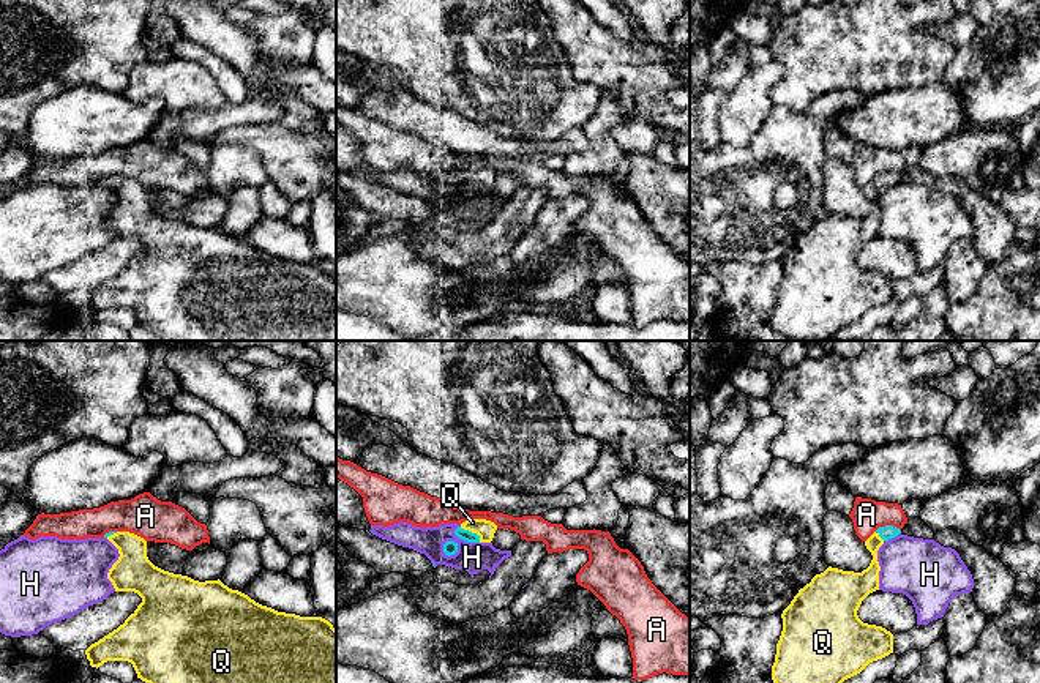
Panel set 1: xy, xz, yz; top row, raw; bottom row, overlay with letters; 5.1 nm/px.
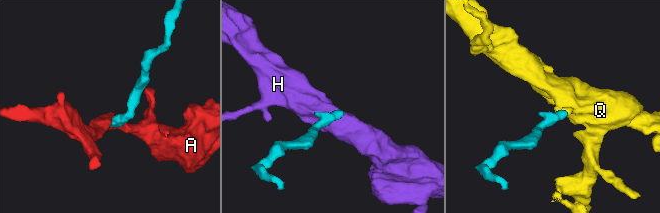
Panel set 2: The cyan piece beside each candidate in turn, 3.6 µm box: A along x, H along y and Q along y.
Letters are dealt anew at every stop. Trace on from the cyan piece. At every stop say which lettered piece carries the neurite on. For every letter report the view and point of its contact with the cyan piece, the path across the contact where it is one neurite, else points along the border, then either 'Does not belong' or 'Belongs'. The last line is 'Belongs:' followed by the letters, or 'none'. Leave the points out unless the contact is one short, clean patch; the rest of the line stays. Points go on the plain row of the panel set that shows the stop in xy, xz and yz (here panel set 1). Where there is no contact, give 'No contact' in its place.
A: Touches cyan at yz (887, 172). Does not belong
H: Touches cyan at xz (456, 196). Does not belong
Q: Touches cyan at xz (471, 179). Path across: xz (466, 182), (471, 179), (485, 175). Belongs
Belongs: Q

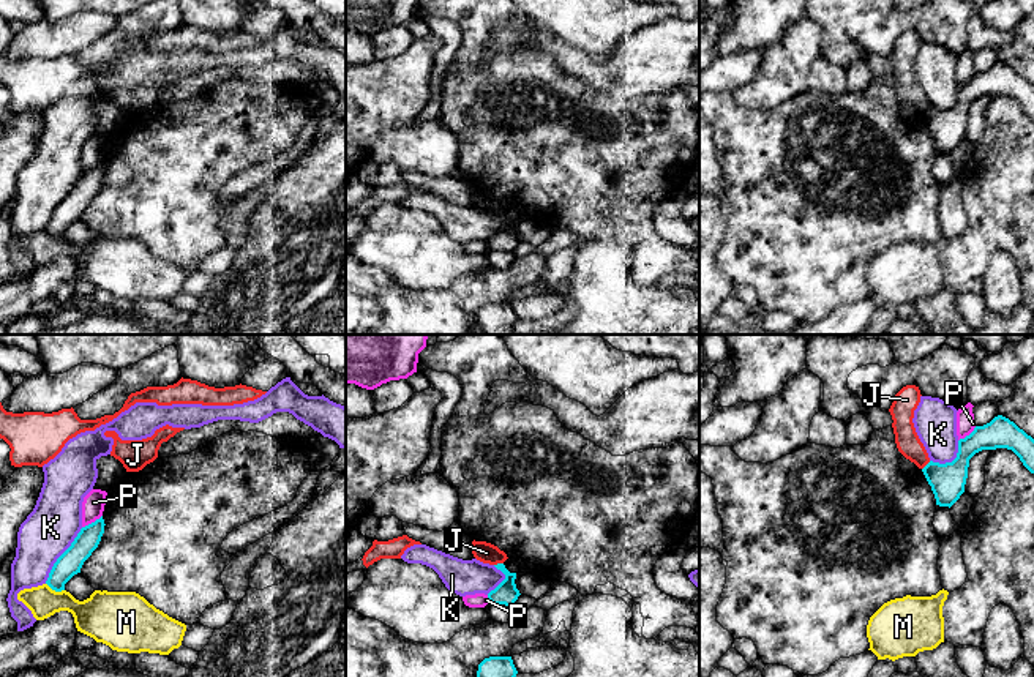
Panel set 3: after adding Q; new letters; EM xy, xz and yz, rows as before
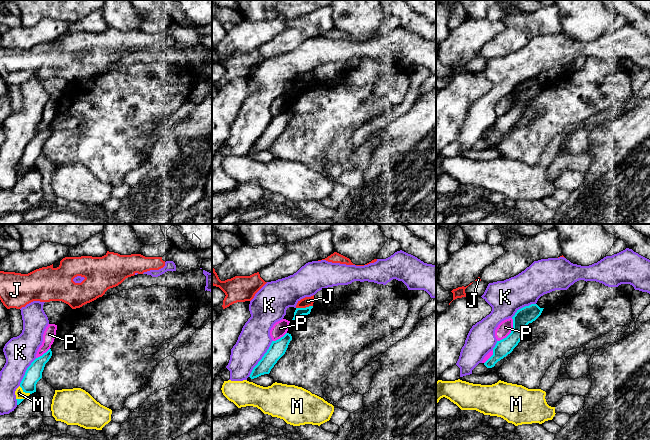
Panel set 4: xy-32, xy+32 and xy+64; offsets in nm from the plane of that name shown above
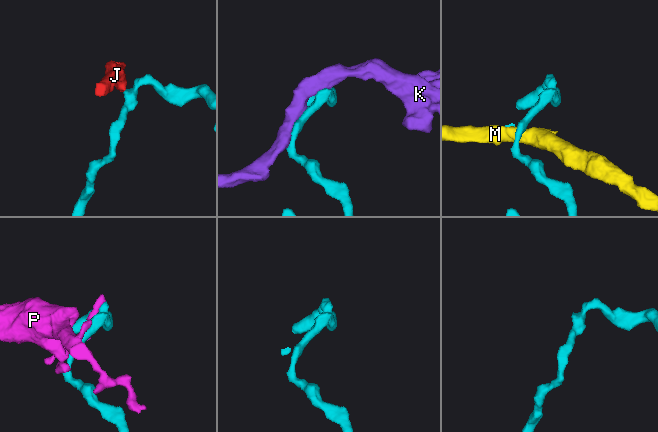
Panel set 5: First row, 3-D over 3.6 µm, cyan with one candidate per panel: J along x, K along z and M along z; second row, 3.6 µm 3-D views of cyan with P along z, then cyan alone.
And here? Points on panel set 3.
J: Touches cyan at xz (498, 210). Boundary: xz (502, 209), (494, 212). Does not belong
K: Touches cyan at xy (60, 202). Does not belong
M: Touches cyan at xy (56, 237). Does not belong
P: Touches cyan at xy (92, 169). Does not belong
Belongs: none

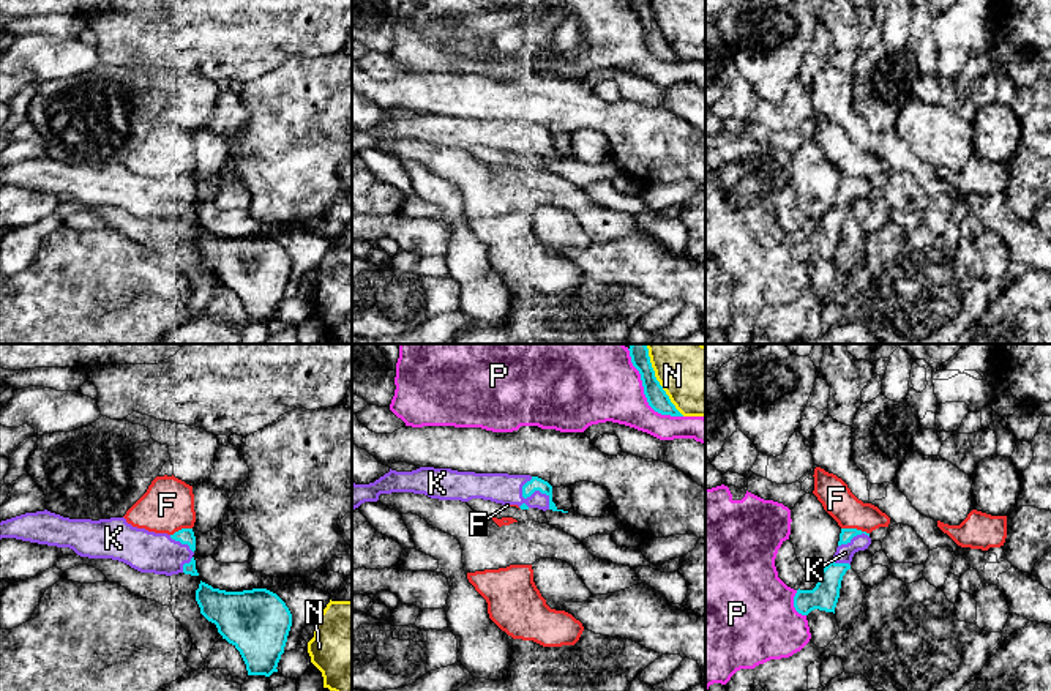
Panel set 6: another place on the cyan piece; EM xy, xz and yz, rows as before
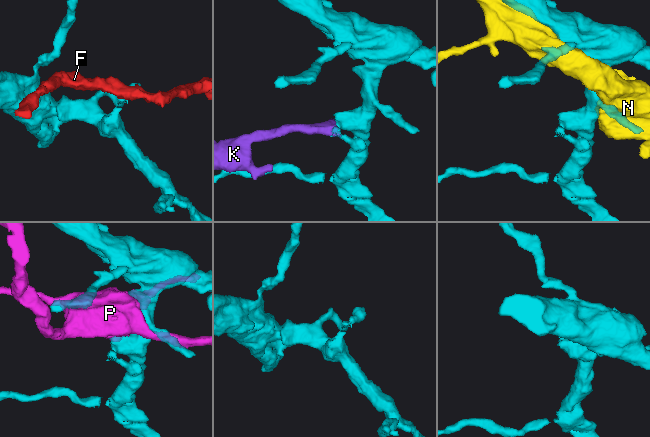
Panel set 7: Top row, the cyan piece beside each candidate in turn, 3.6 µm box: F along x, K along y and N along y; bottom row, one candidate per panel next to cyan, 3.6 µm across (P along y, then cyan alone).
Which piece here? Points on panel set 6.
F: Touches cyan at yz (856, 175). Does not belong
K: Touches cyan at xz (532, 139). Belongs
N: Touches cyan at xz (660, 32). Does not belong
P: Touches cyan at xz (646, 43). Does not belong
Belongs: K

